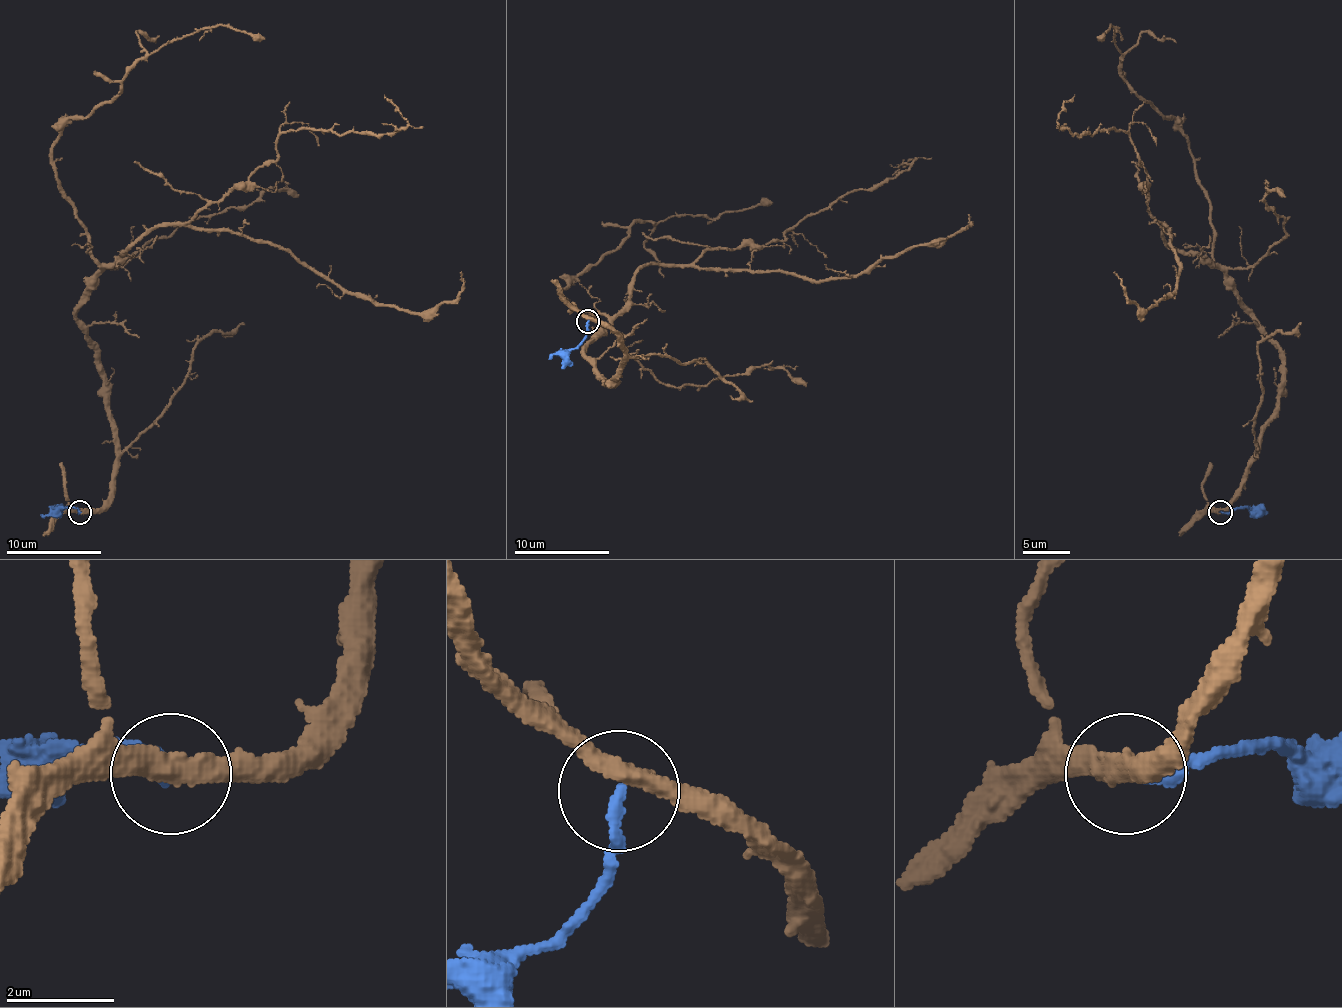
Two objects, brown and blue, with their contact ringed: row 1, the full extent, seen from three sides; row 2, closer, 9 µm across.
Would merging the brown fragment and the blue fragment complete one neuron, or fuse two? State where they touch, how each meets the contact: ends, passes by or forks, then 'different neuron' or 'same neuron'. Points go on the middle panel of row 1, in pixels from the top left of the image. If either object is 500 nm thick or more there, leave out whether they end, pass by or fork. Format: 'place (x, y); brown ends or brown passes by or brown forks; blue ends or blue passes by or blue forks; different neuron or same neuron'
place (587, 321); brown passes by; blue ends; different neuron

